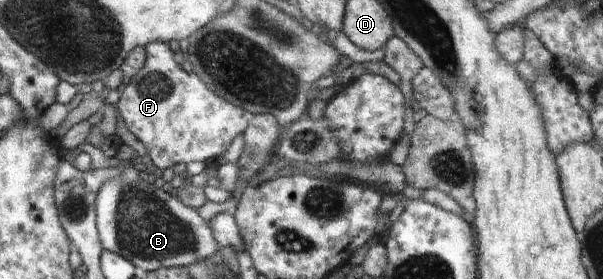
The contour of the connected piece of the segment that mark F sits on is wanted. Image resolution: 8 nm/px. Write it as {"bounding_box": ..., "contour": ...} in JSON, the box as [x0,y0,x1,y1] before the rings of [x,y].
{"bounding_box":[118,42,249,170],"contour":[[[152,42],[145,46],[146,61],[144,67],[128,81],[126,89],[121,93],[118,110],[130,133],[142,142],[148,152],[145,161],[154,169],[167,170],[179,163],[190,162],[214,164],[231,145],[234,138],[247,129],[249,118],[246,111],[234,103],[228,103],[214,94],[214,91],[202,82],[196,73],[187,73],[182,65],[174,60],[174,51],[163,42]]]}

